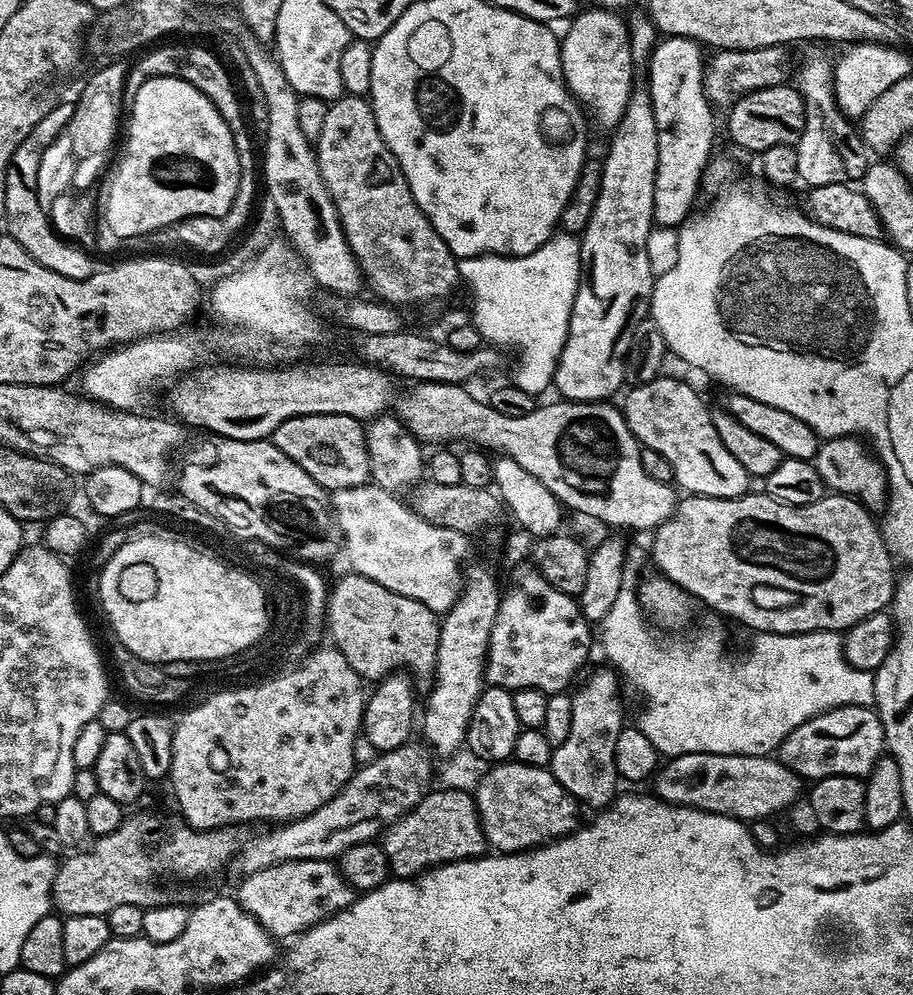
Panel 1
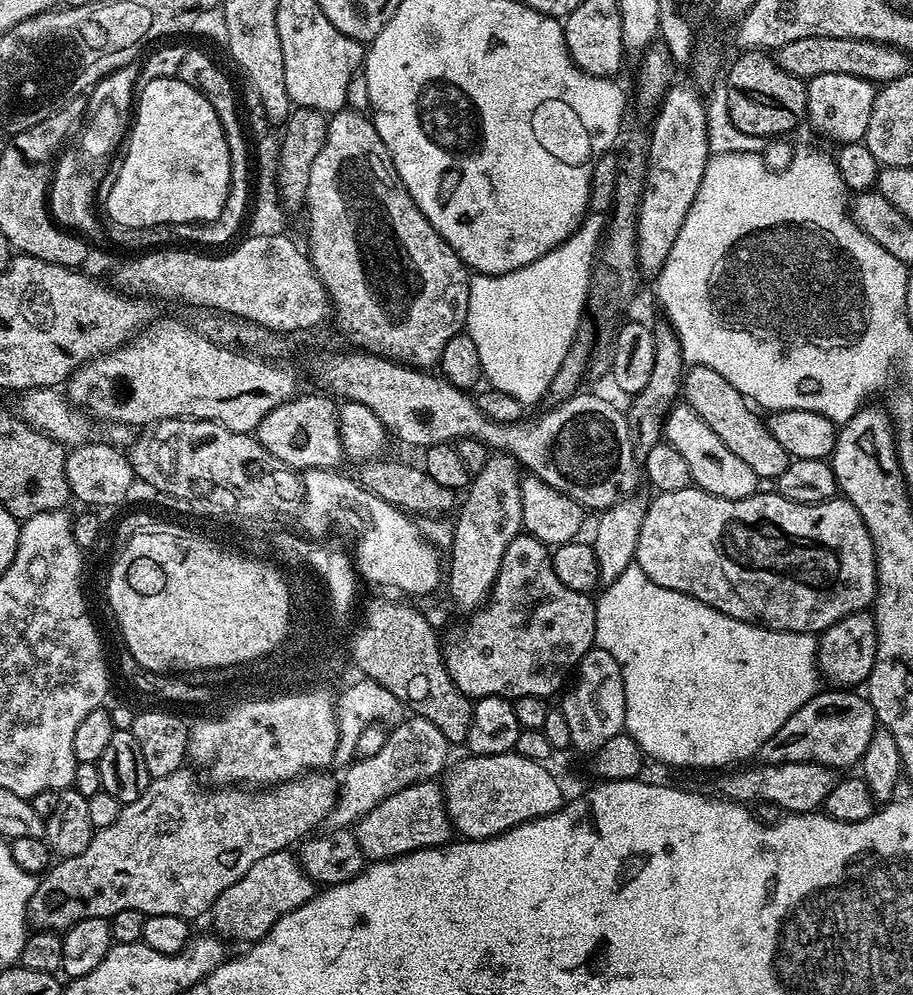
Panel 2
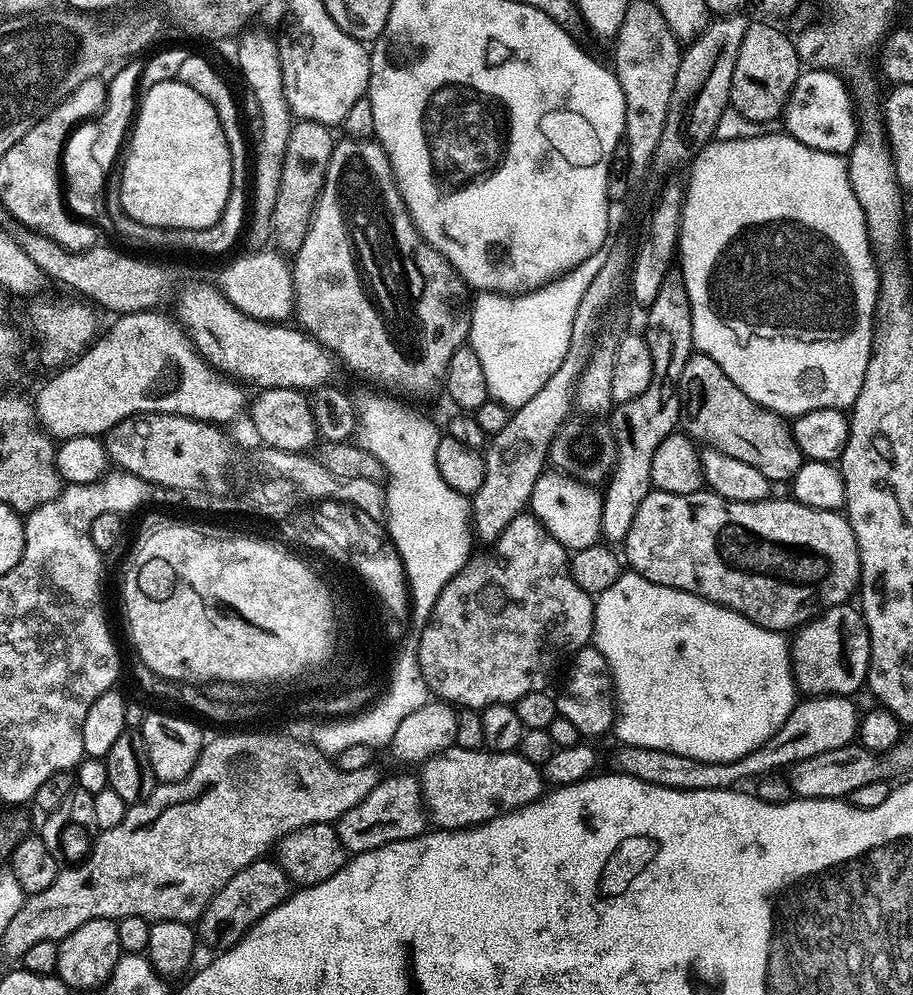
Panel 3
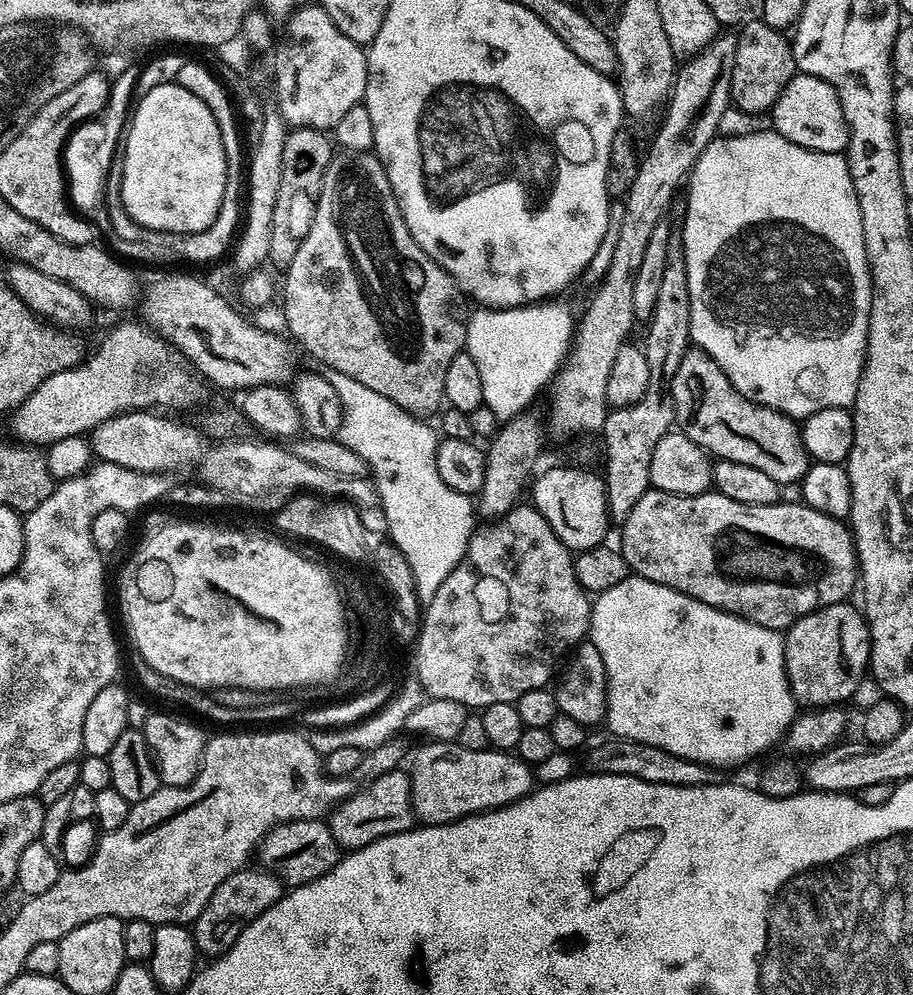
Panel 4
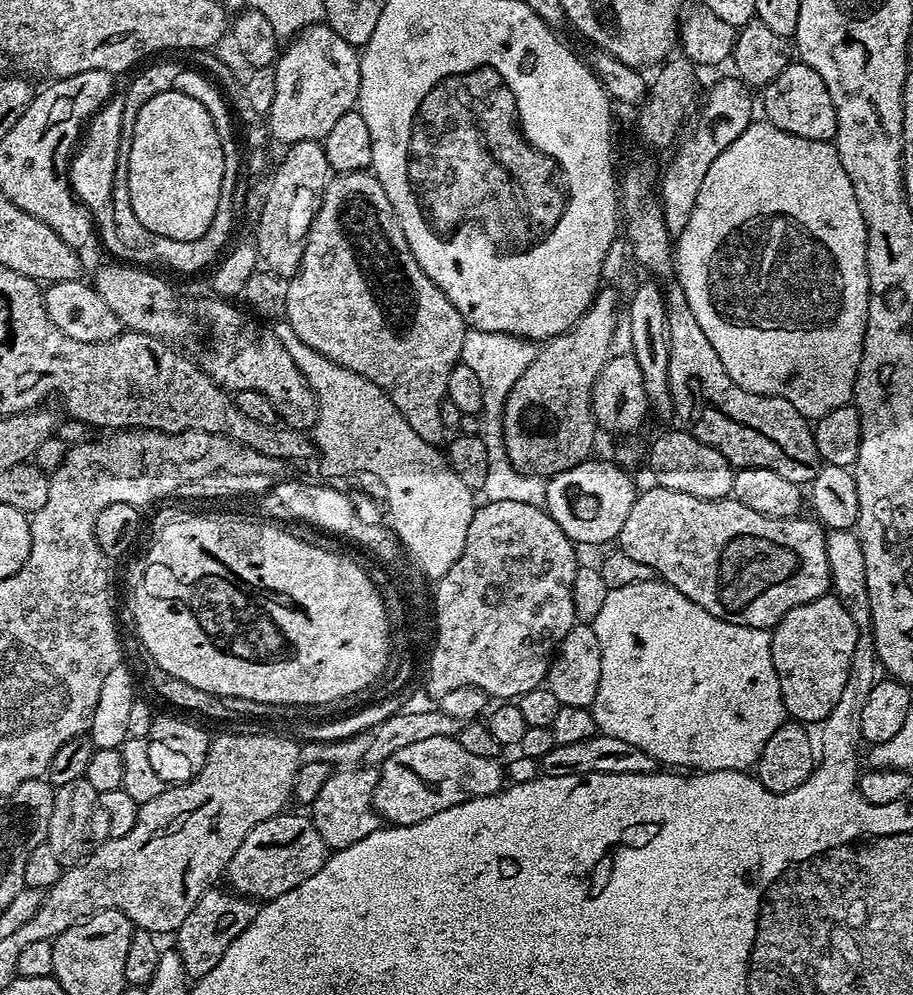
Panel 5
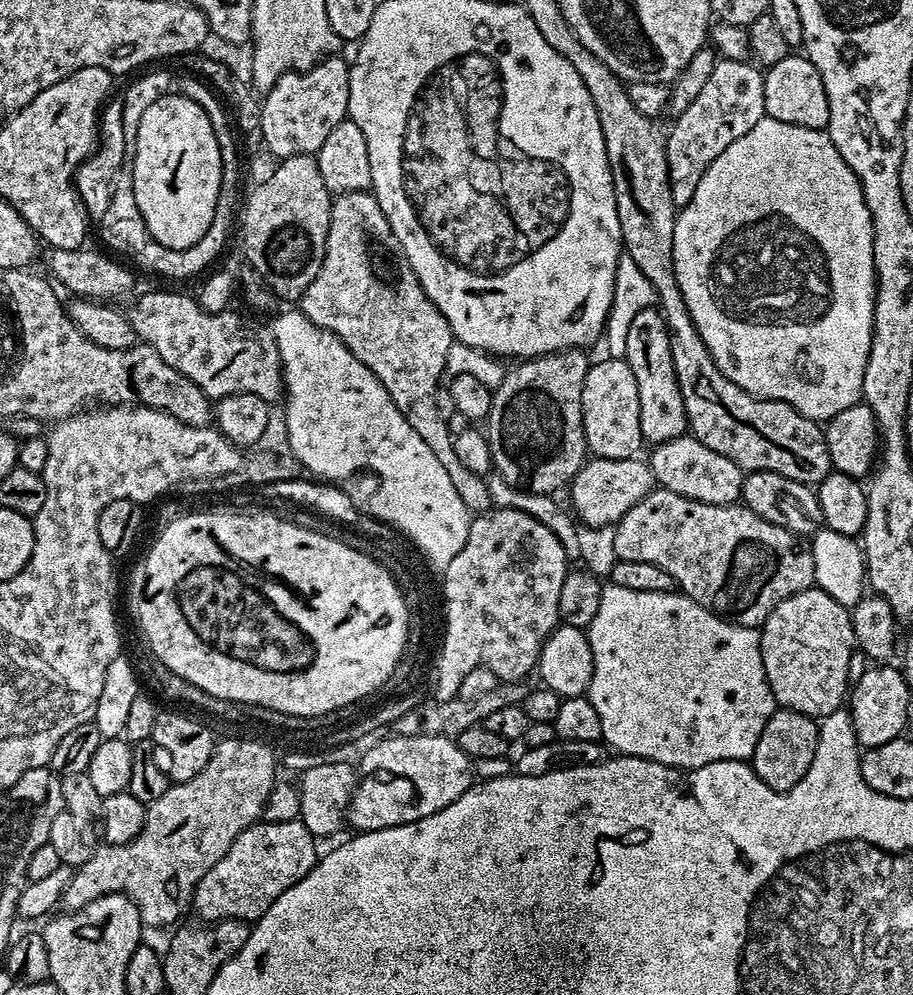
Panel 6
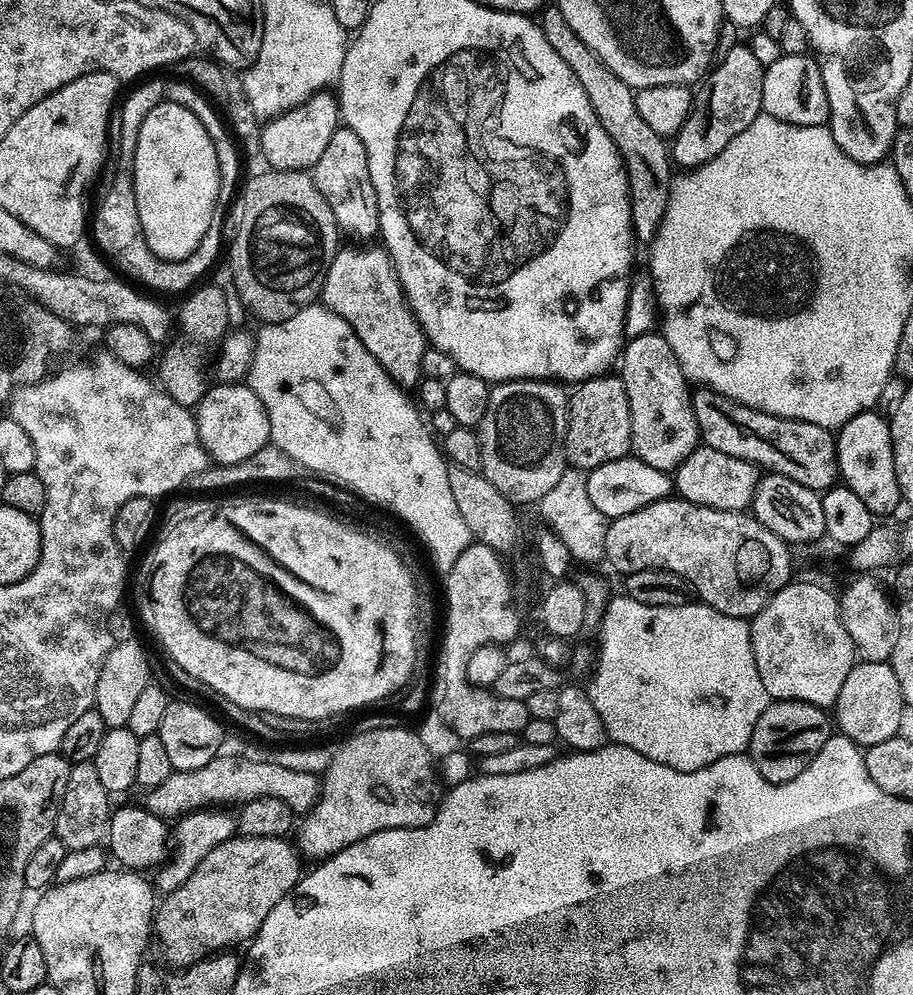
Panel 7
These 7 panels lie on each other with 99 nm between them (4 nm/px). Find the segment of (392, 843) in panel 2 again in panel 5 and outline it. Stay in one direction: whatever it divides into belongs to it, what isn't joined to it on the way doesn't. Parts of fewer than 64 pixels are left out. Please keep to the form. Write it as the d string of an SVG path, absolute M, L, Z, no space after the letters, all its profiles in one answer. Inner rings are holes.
M344 766L322 782L318 796L310 805L310 819L330 850L362 842L366 834L374 834L382 827L381 818L372 806L372 795L379 777L379 771L372 766Z

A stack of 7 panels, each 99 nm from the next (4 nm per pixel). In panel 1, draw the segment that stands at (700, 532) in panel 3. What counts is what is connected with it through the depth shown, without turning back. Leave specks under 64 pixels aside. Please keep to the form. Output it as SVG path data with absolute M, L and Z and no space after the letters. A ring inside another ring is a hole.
M745 494L738 498L710 498L709 496L685 495L677 503L675 510L655 529L650 548L650 560L656 563L655 571L670 582L678 585L683 592L688 593L693 601L705 604L748 628L753 633L773 632L783 636L793 636L796 632L840 632L852 628L862 618L875 612L885 611L891 605L892 591L896 589L897 573L892 573L894 557L888 551L888 544L884 541L884 534L879 523L872 521L873 513L865 508L859 500L843 494L825 494L818 502L809 504L783 504L766 494L752 496Z

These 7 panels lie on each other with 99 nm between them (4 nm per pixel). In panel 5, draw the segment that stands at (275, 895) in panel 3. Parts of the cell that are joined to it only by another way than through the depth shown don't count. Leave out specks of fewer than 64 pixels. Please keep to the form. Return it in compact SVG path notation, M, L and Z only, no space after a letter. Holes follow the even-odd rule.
M209 888L202 898L190 910L182 925L174 933L174 950L182 958L184 972L190 978L199 978L210 974L210 970L221 960L222 954L234 940L249 925L257 913L255 903L249 898L225 890Z

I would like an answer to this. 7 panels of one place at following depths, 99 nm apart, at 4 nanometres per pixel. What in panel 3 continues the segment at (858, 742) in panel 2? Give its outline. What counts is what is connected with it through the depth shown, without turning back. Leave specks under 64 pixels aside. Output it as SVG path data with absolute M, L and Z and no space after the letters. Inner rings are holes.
M814 696L797 703L793 712L782 722L782 726L758 750L730 762L702 762L686 758L686 754L674 754L670 750L639 748L633 744L621 747L616 764L625 776L633 776L647 784L666 786L674 790L726 790L736 788L751 776L764 778L775 768L787 769L801 764L814 754L826 754L828 750L849 747L860 731L861 713L856 712L855 699L846 696Z

